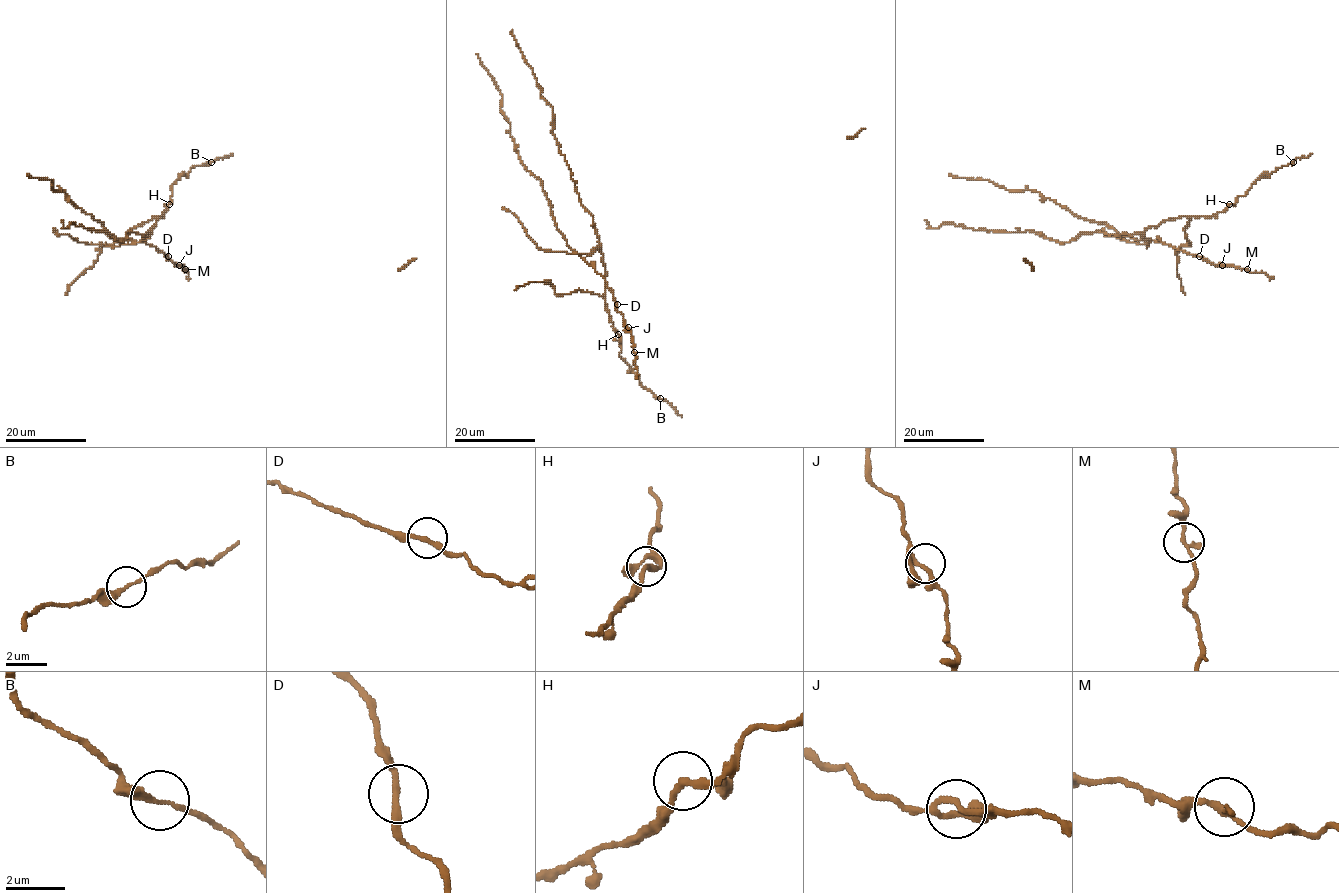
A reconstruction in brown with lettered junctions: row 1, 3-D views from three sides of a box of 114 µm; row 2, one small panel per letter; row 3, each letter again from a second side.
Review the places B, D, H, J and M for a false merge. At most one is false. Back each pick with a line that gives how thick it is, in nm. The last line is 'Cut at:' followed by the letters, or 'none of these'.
Cut at: none of these

